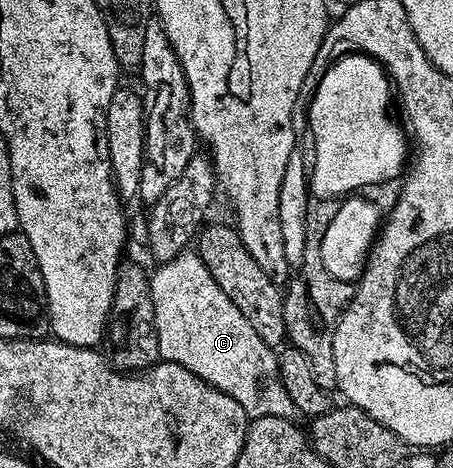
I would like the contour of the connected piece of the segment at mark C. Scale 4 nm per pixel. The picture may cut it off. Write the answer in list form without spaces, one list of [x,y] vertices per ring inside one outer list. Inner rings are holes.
[[[188,249],[173,257],[171,261],[160,263],[150,275],[152,288],[152,306],[155,308],[157,339],[161,358],[167,362],[179,364],[188,368],[193,375],[199,376],[204,382],[211,384],[220,391],[227,392],[229,396],[237,400],[250,419],[263,416],[279,416],[280,418],[294,419],[297,409],[291,403],[291,398],[280,384],[267,388],[261,394],[259,388],[261,382],[269,376],[274,377],[277,372],[276,351],[260,339],[246,319],[243,312],[236,308],[228,299],[223,288],[216,284],[210,272],[202,262],[194,249]]]

